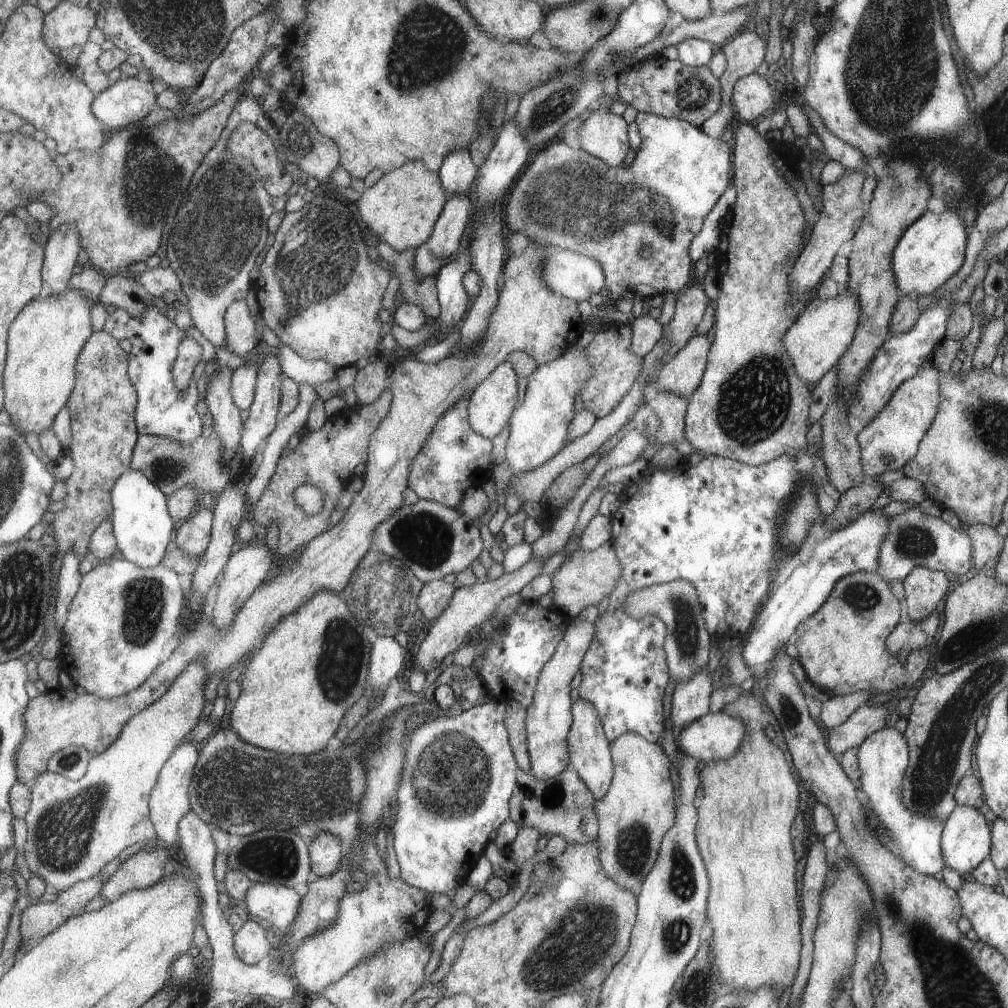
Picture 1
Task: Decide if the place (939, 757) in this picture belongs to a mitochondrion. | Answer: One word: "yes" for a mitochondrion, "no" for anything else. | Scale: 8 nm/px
yes

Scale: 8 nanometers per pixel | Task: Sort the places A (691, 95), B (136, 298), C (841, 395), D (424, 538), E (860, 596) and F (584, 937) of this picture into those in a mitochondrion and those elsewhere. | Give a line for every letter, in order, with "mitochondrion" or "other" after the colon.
A: mitochondrion
B: other
C: other
D: mitochondrion
E: mitochondrion
F: mitochondrion

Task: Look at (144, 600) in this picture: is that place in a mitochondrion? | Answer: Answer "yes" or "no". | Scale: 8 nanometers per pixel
yes

